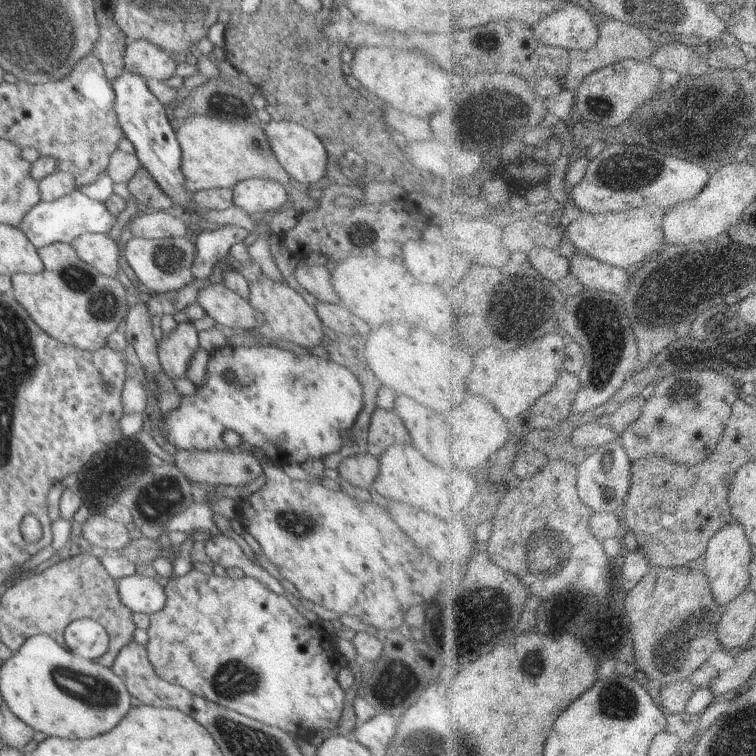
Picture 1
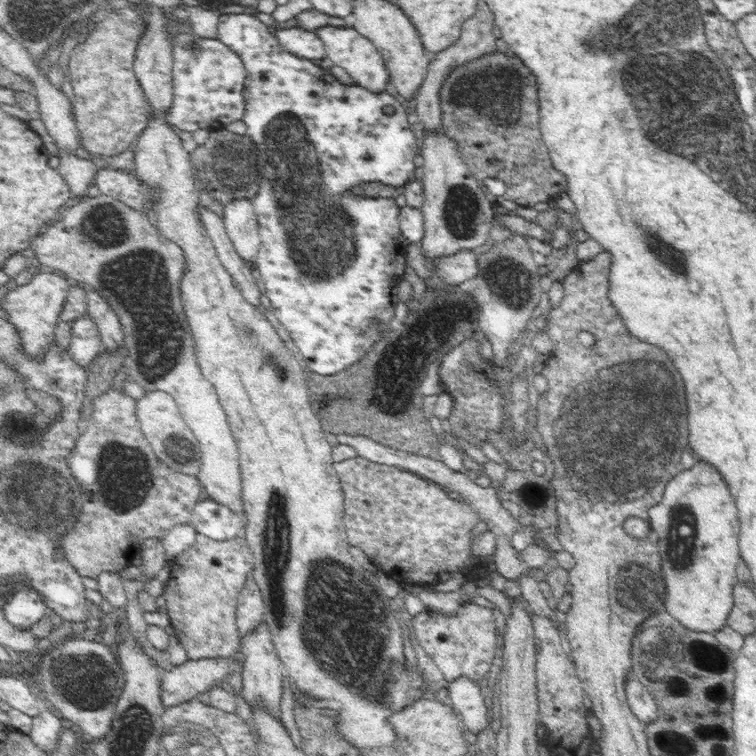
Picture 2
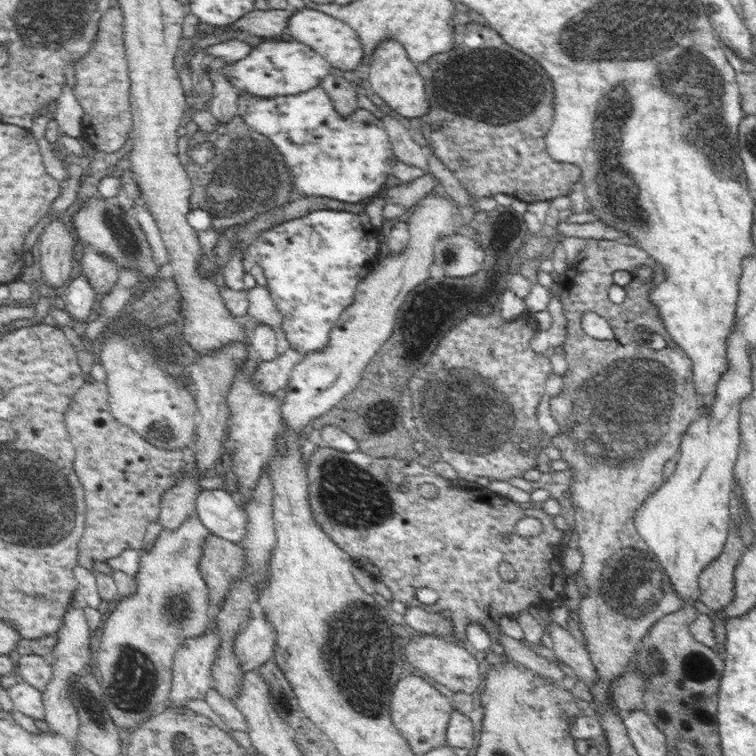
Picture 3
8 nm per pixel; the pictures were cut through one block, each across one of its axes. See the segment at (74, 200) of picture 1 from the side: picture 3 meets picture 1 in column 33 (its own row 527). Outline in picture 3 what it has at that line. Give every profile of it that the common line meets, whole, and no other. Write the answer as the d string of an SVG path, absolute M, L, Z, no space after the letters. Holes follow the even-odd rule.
M201 491L196 498L195 515L212 534L236 544L243 540L247 517L238 498L227 491Z

